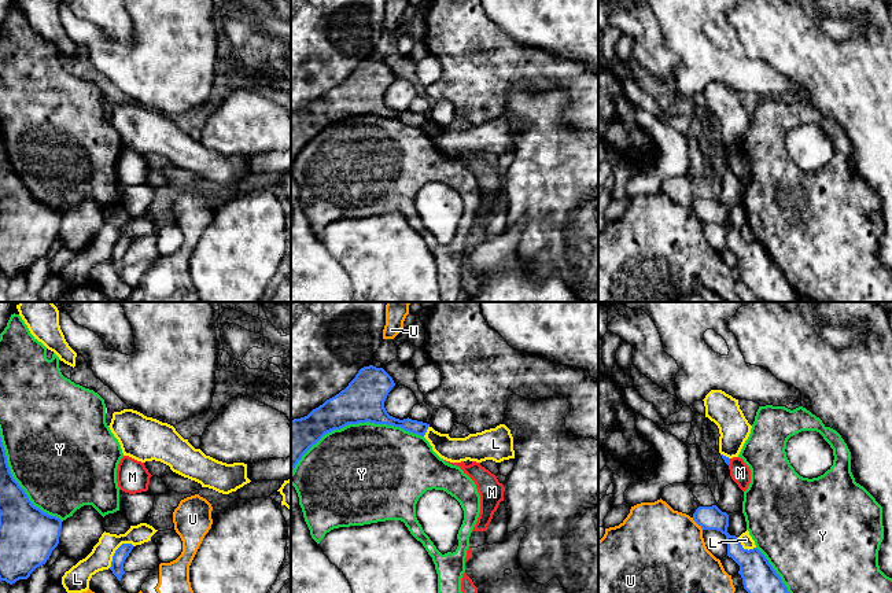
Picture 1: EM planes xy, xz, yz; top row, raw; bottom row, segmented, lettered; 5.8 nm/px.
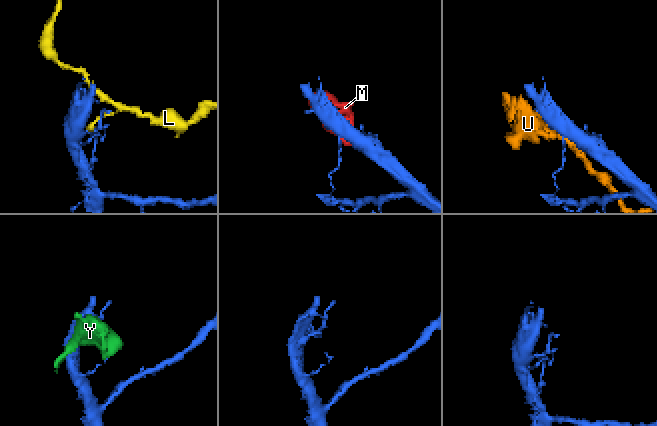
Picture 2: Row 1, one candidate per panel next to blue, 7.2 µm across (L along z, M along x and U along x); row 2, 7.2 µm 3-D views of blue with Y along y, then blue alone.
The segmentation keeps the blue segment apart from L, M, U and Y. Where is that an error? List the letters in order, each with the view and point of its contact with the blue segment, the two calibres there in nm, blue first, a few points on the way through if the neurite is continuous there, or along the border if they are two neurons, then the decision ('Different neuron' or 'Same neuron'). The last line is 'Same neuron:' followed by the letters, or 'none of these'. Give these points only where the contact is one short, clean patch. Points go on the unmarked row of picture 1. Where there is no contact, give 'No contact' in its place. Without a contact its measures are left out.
L: Touches blue at xy (115, 245). Thickness 80 nm (blue) against 140 nm. Different neuron
M: Touches blue at yz (729, 154). Thickness 30 nm (blue) against 120 nm. Boundary: yz (730, 151), (728, 157). Different neuron
U: Touches blue at yz (697, 216). Thickness 140 nm (blue) against 480 nm. Different neuron
Y: Touches blue at xz (353, 115). Thickness 240 nm (blue) against 480 nm. Different neuron
Same neuron: none of these

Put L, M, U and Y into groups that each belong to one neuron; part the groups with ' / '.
L / M / U / Y

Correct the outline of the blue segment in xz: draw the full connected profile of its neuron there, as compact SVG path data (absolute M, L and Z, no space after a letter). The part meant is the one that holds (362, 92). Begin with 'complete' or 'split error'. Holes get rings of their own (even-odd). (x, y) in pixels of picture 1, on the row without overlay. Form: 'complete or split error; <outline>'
complete; M364 59L339 86L307 108L291 113L291 166L302 148L325 126L349 117L387 117L424 129L430 117L409 110L399 113L387 106L384 93L394 78L383 60Z

